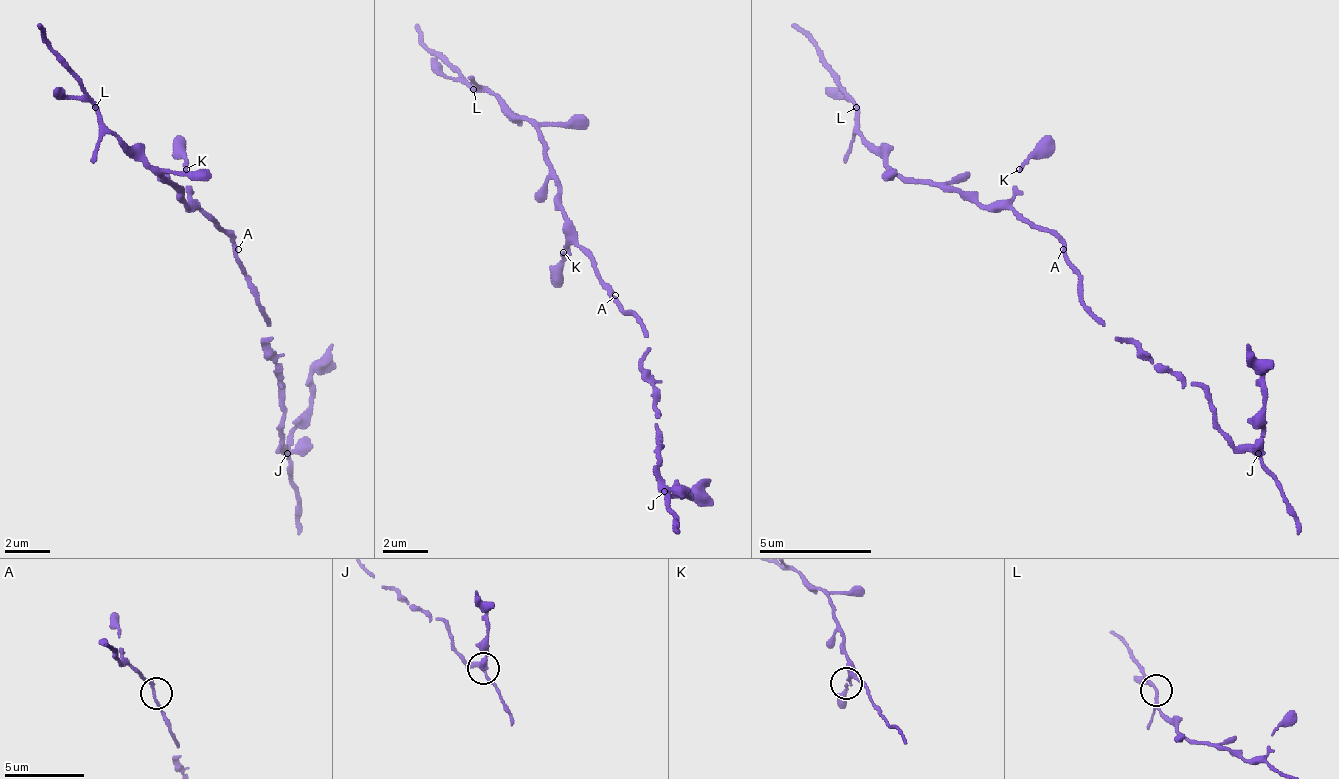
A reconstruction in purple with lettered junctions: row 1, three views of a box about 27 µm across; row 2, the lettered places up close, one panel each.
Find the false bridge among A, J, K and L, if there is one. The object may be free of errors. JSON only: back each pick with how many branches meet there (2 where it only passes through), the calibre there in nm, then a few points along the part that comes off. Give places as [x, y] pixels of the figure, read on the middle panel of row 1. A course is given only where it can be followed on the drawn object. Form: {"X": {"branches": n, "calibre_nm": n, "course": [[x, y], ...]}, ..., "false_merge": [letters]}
{"J": {"branches": 3, "calibre_nm": 320, "course": [[666, 492], [688, 498], [711, 481]]}, "false_merge": ["J"]}

